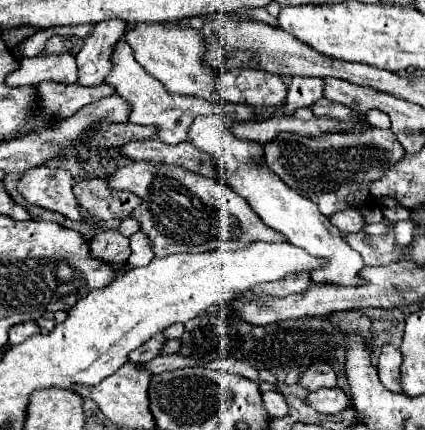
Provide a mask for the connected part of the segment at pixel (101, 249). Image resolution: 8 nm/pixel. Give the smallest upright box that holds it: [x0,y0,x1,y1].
[91,231,129,265]

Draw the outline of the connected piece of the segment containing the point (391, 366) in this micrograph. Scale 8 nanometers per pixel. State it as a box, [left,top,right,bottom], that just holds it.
[377,343,403,393]

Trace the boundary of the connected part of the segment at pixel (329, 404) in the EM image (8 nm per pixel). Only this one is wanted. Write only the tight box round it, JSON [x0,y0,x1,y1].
[305,389,349,413]

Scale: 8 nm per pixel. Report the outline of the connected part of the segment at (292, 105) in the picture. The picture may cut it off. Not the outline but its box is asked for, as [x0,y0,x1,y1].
[273,77,325,115]

